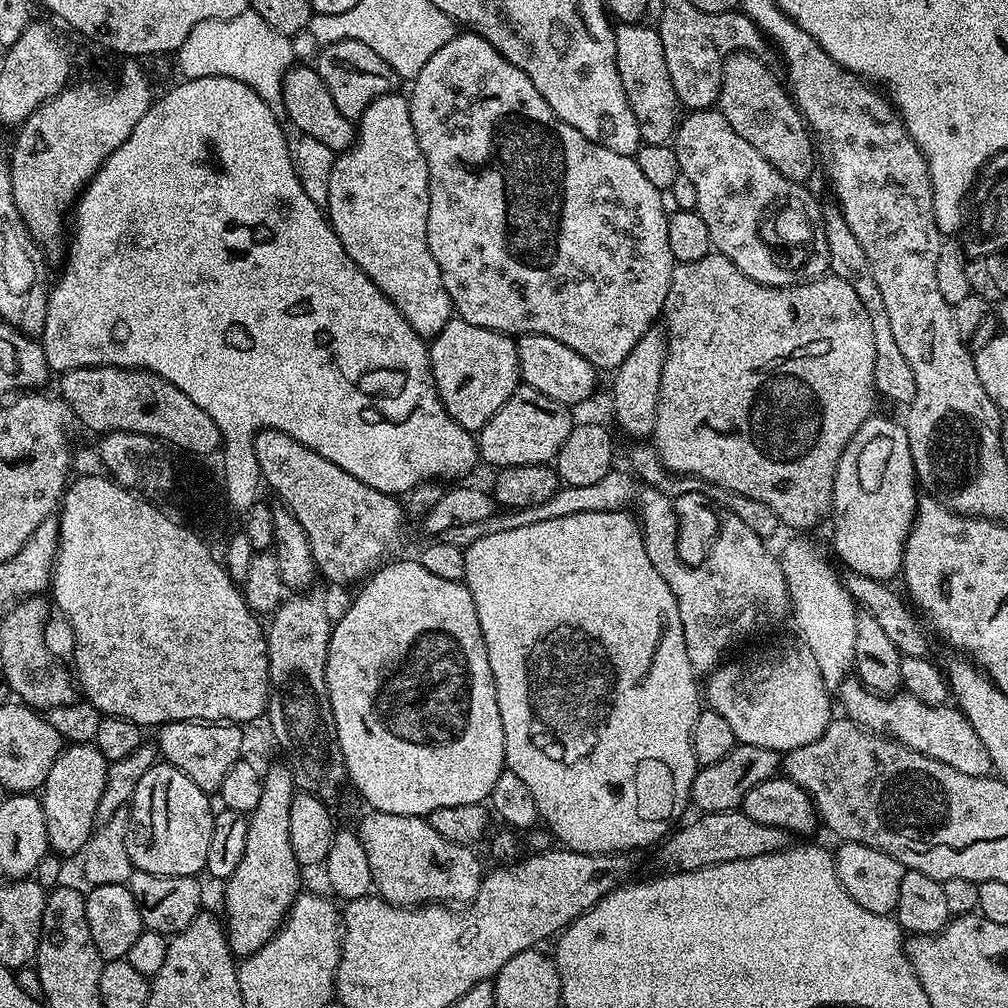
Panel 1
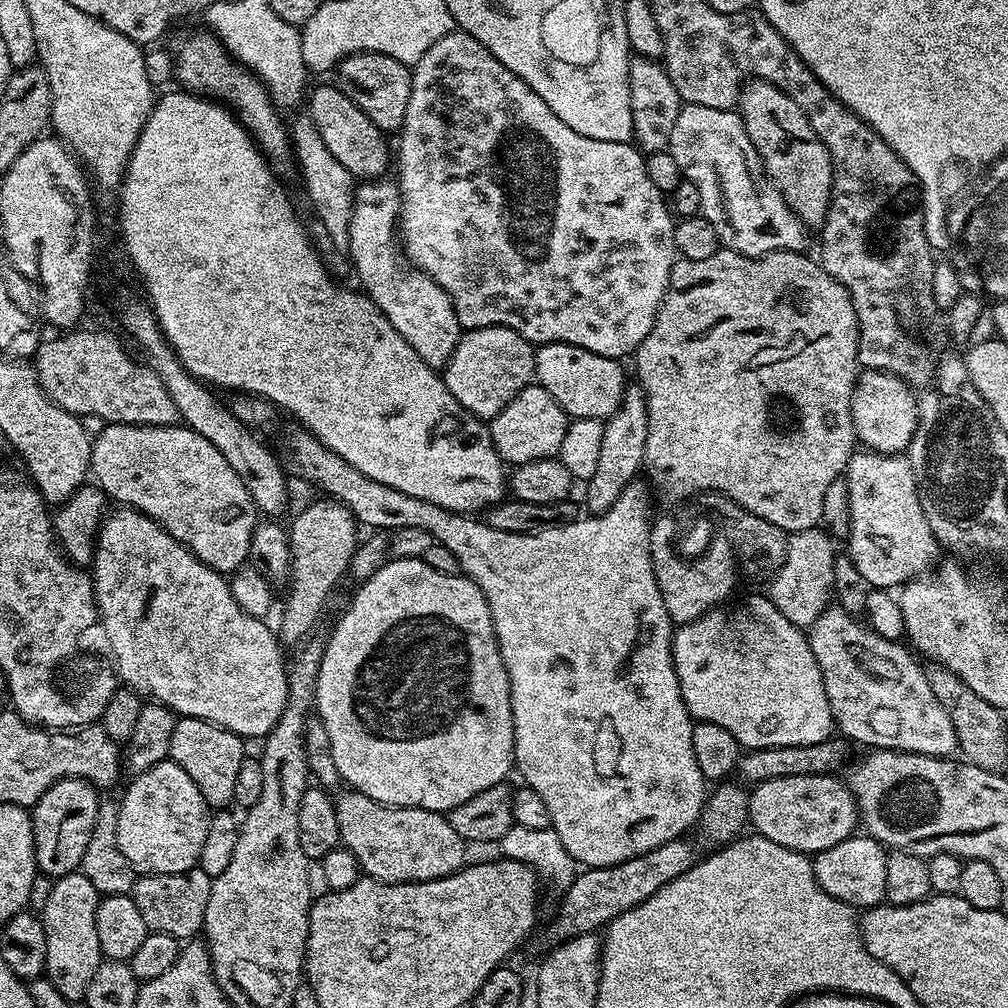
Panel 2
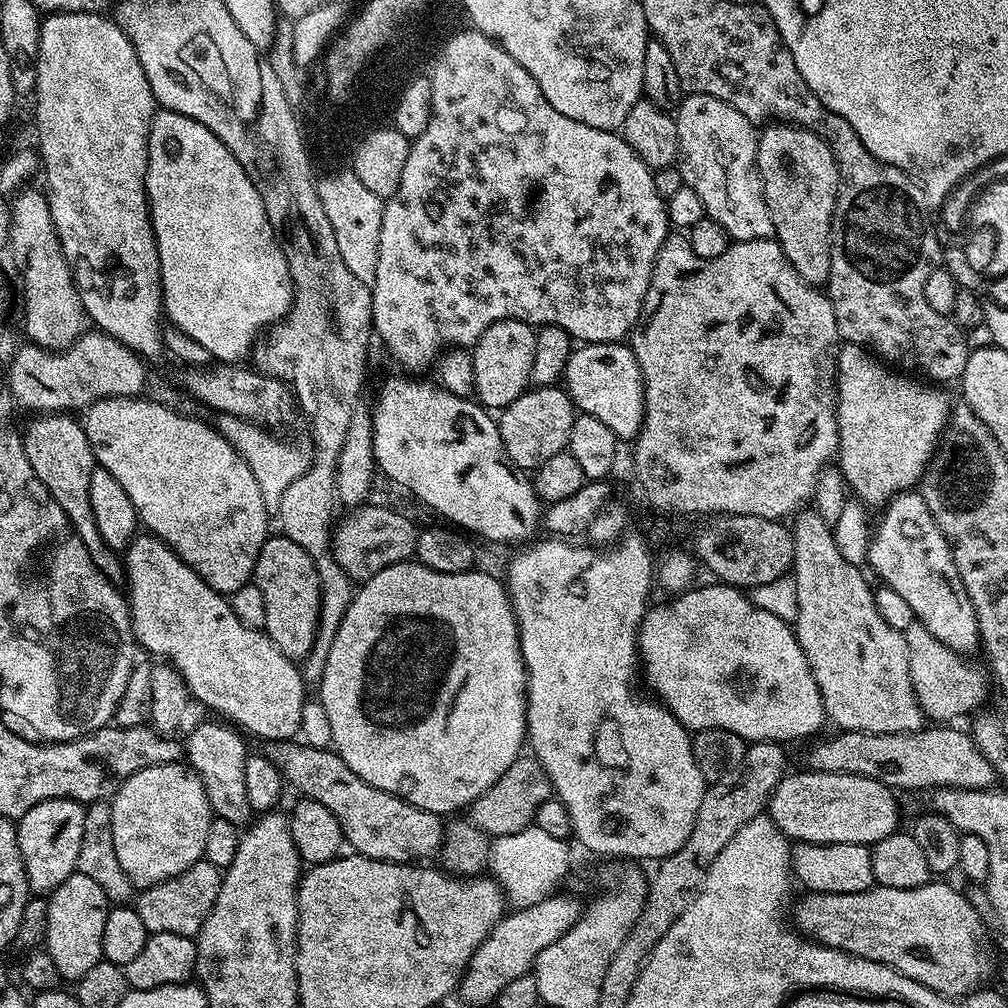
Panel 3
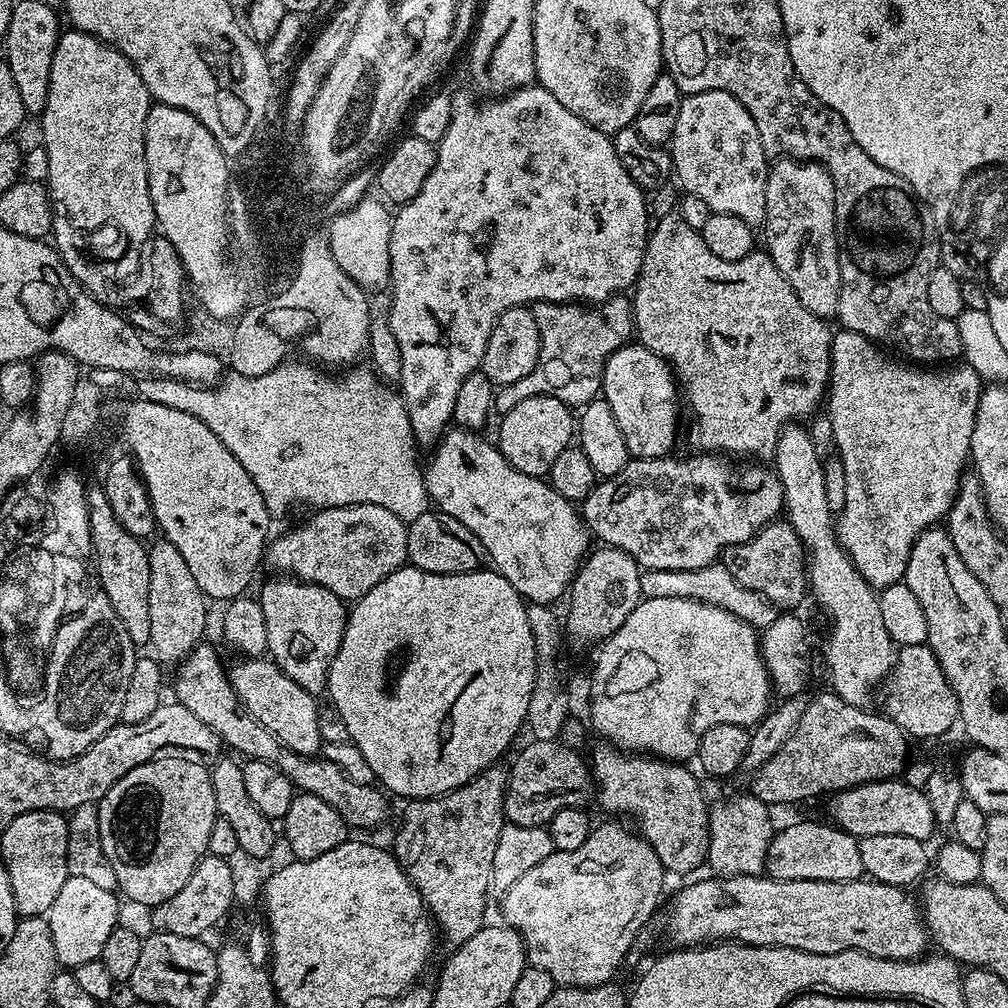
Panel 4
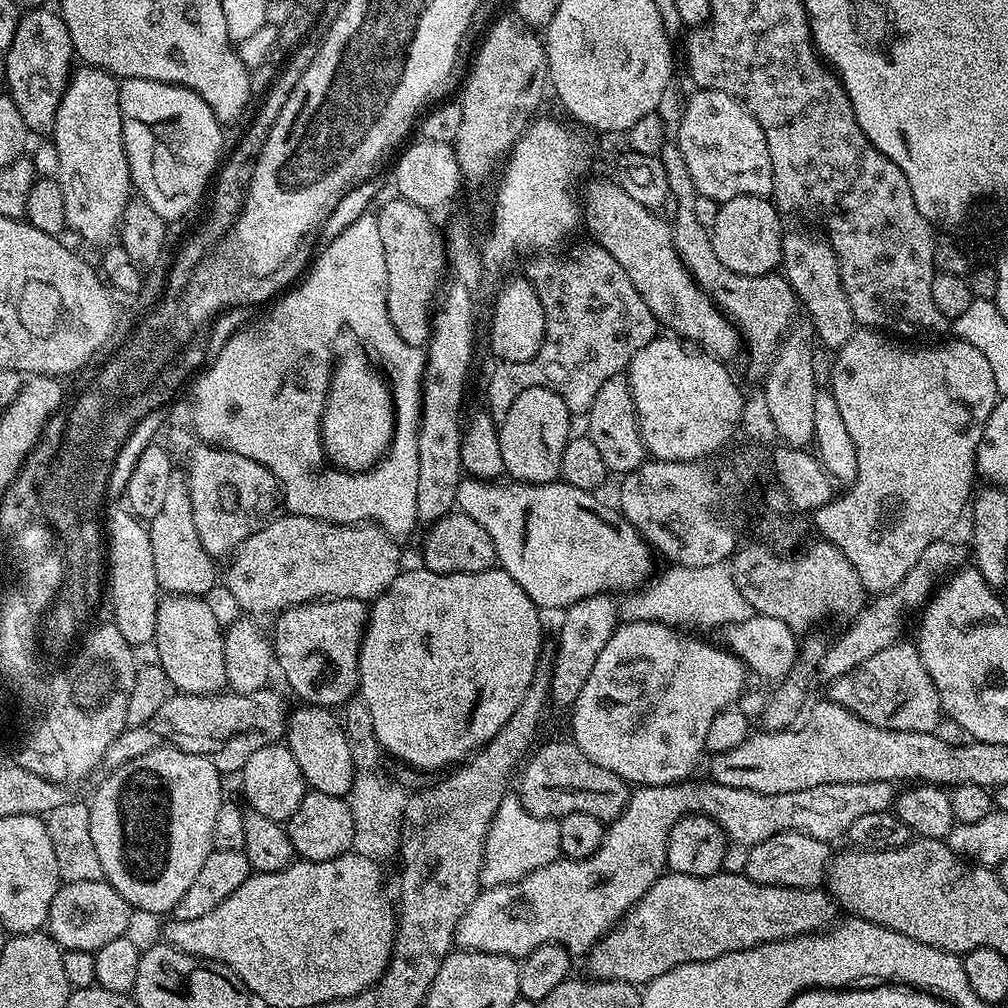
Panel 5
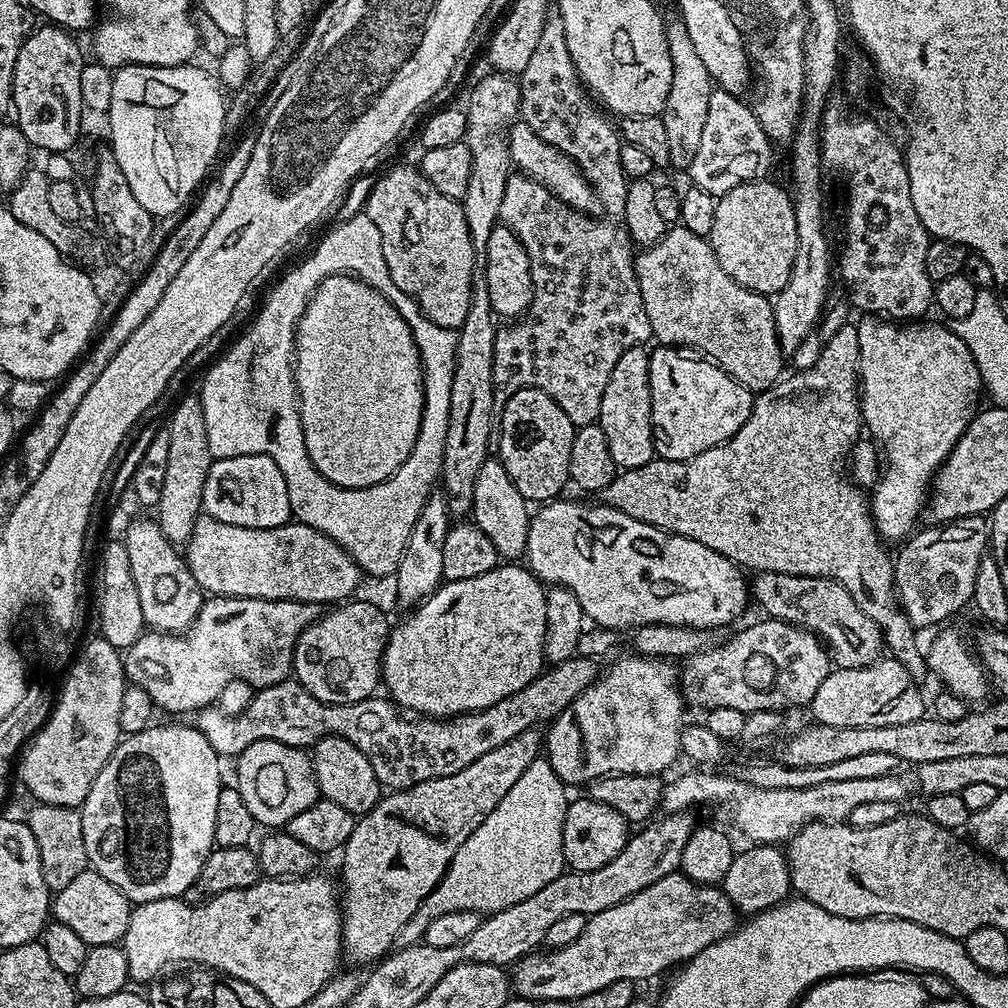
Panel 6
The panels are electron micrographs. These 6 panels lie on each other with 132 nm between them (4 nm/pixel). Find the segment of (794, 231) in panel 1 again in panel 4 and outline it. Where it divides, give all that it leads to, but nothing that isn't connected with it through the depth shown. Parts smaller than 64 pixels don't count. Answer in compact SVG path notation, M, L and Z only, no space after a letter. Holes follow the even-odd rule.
M706 90L685 96L682 107L678 109L678 122L674 125L670 151L675 179L680 179L679 187L684 192L698 194L698 198L702 198L702 202L706 202L712 212L742 218L742 222L753 226L763 225L766 214L764 191L770 157L762 150L762 138L758 134L758 126L754 126L754 118L750 118L746 106L742 106L734 94L726 94L722 90Z

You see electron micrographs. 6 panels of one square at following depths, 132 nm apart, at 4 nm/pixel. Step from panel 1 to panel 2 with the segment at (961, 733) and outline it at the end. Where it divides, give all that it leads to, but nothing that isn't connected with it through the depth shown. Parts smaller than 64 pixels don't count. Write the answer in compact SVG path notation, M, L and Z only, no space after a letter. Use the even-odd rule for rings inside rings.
M829 606L806 632L810 650L814 650L814 658L822 670L832 723L839 735L852 742L857 740L860 744L872 744L868 746L873 749L891 748L897 752L913 752L923 756L951 757L952 751L955 753L958 748L954 722L950 722L950 714L946 714L938 698L934 698L934 690L930 690L930 682L922 664L919 664L921 661L903 643L880 637L859 622L855 615L839 606Z

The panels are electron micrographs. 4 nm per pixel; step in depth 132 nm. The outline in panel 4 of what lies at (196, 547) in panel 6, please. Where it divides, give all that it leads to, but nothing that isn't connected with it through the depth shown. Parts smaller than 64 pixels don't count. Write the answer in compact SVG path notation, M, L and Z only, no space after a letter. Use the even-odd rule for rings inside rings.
M351 504L337 508L321 508L311 513L312 517L301 528L292 528L273 539L266 548L266 564L277 568L277 573L287 574L297 580L309 580L311 584L322 586L345 602L355 602L366 595L378 582L382 582L394 570L408 564L408 524L390 514L386 506L373 504Z

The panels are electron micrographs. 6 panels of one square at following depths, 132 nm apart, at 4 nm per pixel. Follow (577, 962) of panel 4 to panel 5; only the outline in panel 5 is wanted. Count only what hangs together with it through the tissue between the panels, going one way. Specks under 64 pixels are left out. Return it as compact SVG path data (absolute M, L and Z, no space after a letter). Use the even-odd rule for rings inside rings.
M879 780L878 782L838 782L837 784L823 784L822 786L810 786L810 790L798 790L797 792L787 792L786 794L758 794L754 790L740 790L734 786L722 786L715 782L707 782L708 784L692 784L693 782L681 782L679 784L646 784L637 787L635 791L629 795L626 810L618 817L617 820L611 821L607 825L604 838L598 850L594 850L594 854L590 854L581 860L569 860L561 858L550 862L546 866L542 866L538 870L534 870L530 874L526 874L520 880L515 880L509 884L493 884L485 887L474 898L474 902L470 902L470 910L466 910L466 914L462 914L462 918L458 918L458 926L456 927L456 938L454 941L457 949L466 952L489 952L490 954L502 954L503 956L511 956L513 958L523 958L528 956L534 950L538 950L538 946L543 944L560 944L567 952L571 952L573 957L580 958L591 952L592 947L599 943L600 939L619 924L627 912L636 905L646 894L646 890L650 890L650 886L654 886L654 882L665 871L668 863L668 835L670 830L680 821L682 816L691 816L693 814L703 814L709 816L717 826L724 829L725 837L729 841L744 844L743 846L751 846L758 842L766 842L766 838L774 838L774 834L782 834L783 832L801 832L802 834L810 834L810 838L818 838L819 840L827 840L835 842L836 839L847 837L850 825L858 818L862 818L862 814L878 814L879 812L889 811L895 805L898 795L898 788L891 780Z

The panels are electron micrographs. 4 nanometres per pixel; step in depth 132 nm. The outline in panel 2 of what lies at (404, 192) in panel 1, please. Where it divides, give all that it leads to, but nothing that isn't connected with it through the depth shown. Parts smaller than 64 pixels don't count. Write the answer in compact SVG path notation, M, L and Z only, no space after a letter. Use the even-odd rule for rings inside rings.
M381 178L361 183L354 192L346 250L356 267L363 295L380 307L390 326L414 346L414 354L418 354L426 366L440 370L454 354L462 329L446 290L419 268L402 263L402 252L398 247L399 215L400 190L393 181L391 184L388 178Z

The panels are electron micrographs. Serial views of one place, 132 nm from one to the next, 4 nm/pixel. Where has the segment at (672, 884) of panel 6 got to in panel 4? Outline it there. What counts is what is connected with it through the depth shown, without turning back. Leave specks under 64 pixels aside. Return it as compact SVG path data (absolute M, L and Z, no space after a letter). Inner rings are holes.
M767 874L761 876L728 876L725 880L696 880L688 884L672 900L672 913L668 916L668 936L677 949L699 948L711 946L717 942L735 942L750 948L793 948L810 954L838 954L846 950L858 950L870 954L874 958L890 958L891 960L914 960L925 955L929 947L928 929L924 927L921 909L917 901L908 897L909 893L898 886L879 884L871 878L861 878L850 882L814 882L813 880L774 880Z

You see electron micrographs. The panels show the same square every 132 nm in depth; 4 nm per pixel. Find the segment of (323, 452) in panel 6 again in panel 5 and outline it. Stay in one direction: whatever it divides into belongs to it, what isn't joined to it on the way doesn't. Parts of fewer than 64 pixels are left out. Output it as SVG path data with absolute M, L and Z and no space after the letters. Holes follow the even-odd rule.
M352 352L335 361L332 381L328 383L328 397L320 415L320 436L329 461L346 472L367 472L384 459L392 444L392 393L377 368L362 353Z

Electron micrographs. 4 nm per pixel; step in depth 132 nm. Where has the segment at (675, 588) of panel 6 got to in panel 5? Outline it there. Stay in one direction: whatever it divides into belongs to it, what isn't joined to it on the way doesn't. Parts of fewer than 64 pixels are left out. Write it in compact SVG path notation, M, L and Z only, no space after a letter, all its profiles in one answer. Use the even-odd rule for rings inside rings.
M465 478L461 480L458 486L456 508L466 513L470 518L474 518L478 522L478 526L482 526L482 530L486 530L486 534L490 534L490 542L494 542L494 550L496 551L496 564L503 568L505 572L508 572L510 578L514 578L514 582L518 582L518 586L522 586L522 590L526 590L526 594L535 602L537 608L541 610L547 610L547 608L563 610L569 604L576 604L587 596L616 593L627 594L648 583L654 572L654 569L652 569L652 559L654 559L652 549L640 537L638 530L634 530L634 526L630 526L630 522L626 517L613 505L611 508L610 505L603 504L598 498L599 495L586 490L578 490L578 486L570 486L563 482L553 482L550 484L500 483L504 482L493 482L479 478Z

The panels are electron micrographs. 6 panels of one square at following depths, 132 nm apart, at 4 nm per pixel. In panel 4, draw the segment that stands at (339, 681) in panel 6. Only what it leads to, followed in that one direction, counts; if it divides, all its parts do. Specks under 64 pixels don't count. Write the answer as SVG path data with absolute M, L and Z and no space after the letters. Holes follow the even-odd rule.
M276 578L268 580L258 591L262 615L266 618L267 655L302 690L320 694L328 687L330 666L338 646L342 646L342 634L346 630L349 609L345 601L330 590L309 580Z

